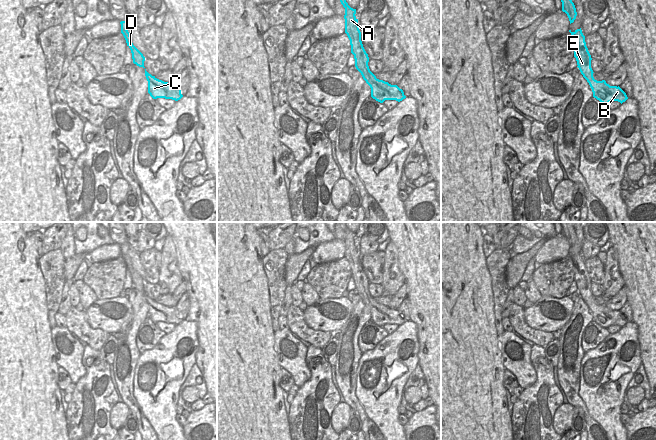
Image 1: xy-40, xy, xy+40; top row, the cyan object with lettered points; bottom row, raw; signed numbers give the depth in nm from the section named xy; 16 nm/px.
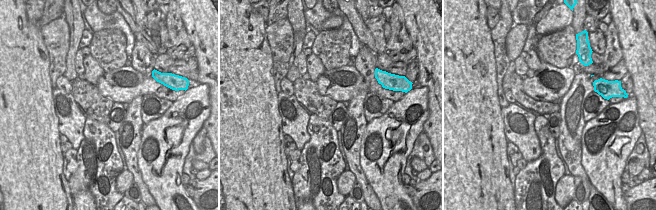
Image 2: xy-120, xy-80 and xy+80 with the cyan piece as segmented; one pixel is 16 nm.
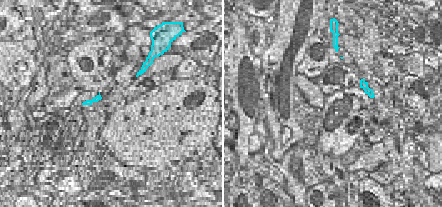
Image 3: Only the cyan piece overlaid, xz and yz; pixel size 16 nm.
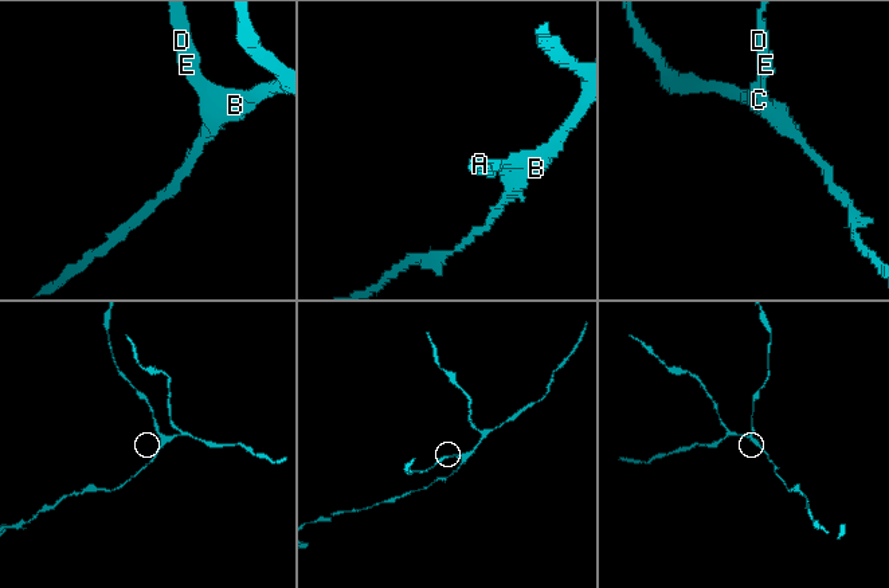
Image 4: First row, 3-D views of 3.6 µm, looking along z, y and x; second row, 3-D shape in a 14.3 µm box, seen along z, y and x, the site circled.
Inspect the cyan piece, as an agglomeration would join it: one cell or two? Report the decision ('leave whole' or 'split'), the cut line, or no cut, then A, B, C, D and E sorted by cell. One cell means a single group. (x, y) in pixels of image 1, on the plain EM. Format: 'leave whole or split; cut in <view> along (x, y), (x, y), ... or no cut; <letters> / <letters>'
leave whole; no cut; A B C D E

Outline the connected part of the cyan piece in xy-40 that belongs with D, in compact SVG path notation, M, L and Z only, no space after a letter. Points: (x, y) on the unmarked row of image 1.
M121 245L121 257L123 258L127 270L130 272L131 277L132 277L132 283L133 283L133 287L136 288L139 291L144 291L144 285L145 285L145 281L143 280L143 278L133 269L132 265L131 265L131 260L130 257L127 254L127 249L128 249L128 245Z

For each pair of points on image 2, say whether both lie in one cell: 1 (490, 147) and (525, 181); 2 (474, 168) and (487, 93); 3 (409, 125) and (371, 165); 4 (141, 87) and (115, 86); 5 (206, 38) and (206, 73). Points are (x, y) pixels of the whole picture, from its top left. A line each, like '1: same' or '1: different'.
1: different
2: same
3: same
4: same
5: same

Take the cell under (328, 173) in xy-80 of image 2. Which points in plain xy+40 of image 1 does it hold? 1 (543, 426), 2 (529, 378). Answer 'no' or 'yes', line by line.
1: yes
2: no

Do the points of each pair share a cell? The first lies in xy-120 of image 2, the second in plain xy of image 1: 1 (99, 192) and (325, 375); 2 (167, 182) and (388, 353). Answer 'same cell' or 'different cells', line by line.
1: same cell
2: same cell

